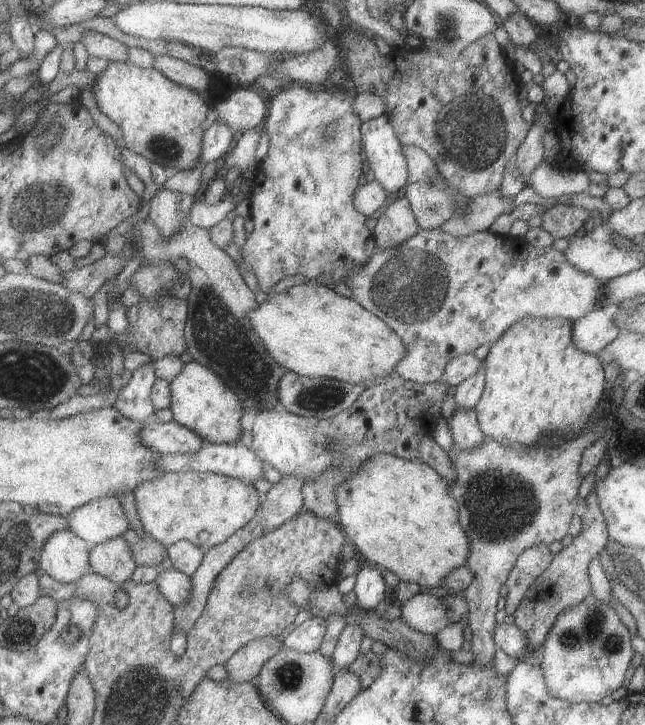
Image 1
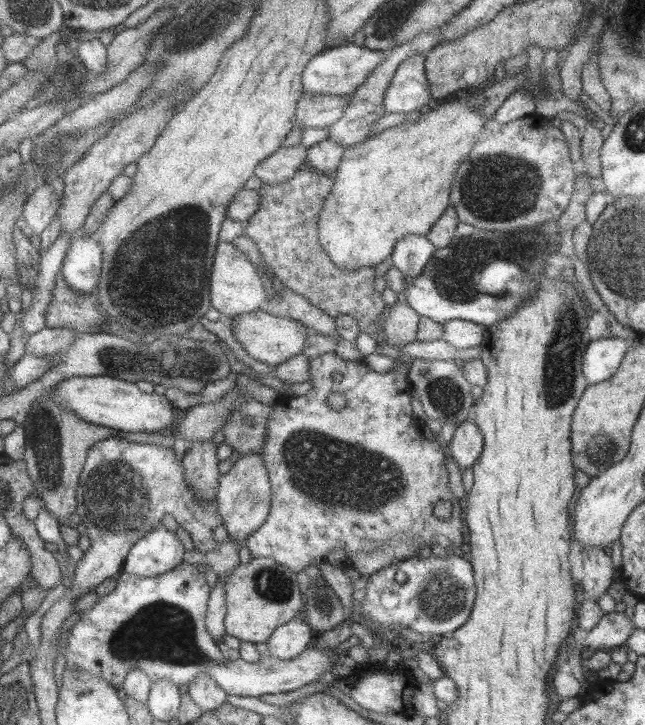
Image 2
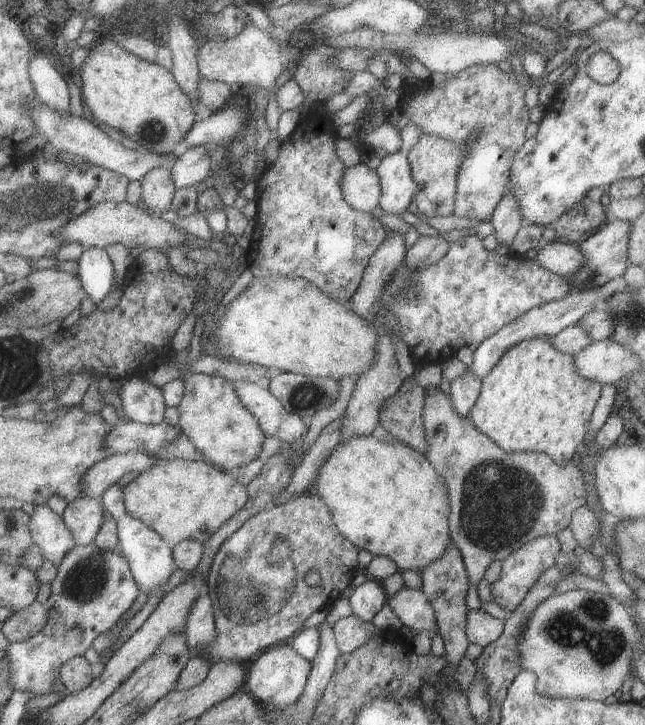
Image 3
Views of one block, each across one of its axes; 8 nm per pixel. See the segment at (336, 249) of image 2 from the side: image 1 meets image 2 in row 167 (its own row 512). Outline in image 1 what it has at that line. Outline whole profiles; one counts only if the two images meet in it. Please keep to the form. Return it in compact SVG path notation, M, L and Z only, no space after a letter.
M389 453L375 454L375 456L367 458L367 460L359 466L359 470L357 470L355 474L346 476L342 480L342 484L337 484L335 490L333 490L333 494L335 494L337 514L340 519L342 532L345 534L347 542L353 546L355 551L359 552L364 563L391 570L401 582L415 582L420 588L439 587L441 580L445 578L446 574L449 574L449 571L465 565L467 554L469 554L469 540L467 540L465 530L461 528L461 524L459 524L458 521L457 502L455 502L455 499L448 493L446 480L443 480L443 478L441 478L433 468L427 466L427 464L415 462L415 460L403 460Z

